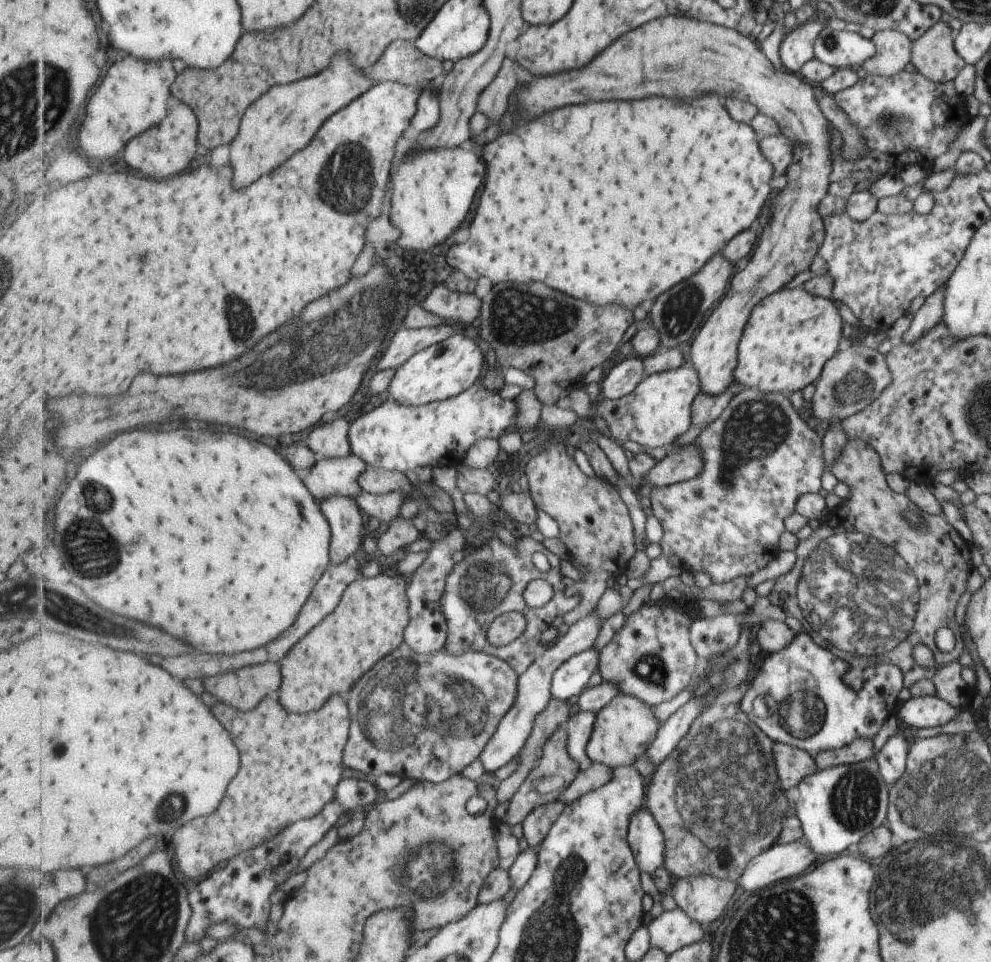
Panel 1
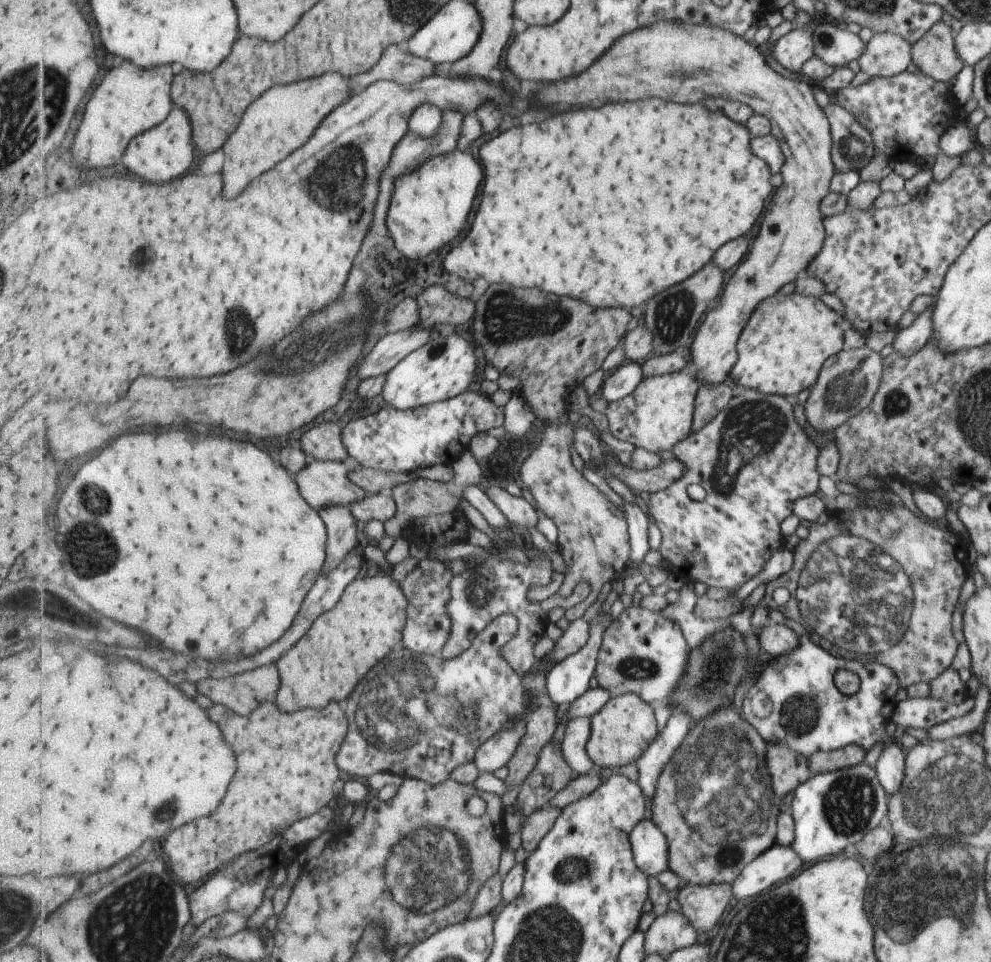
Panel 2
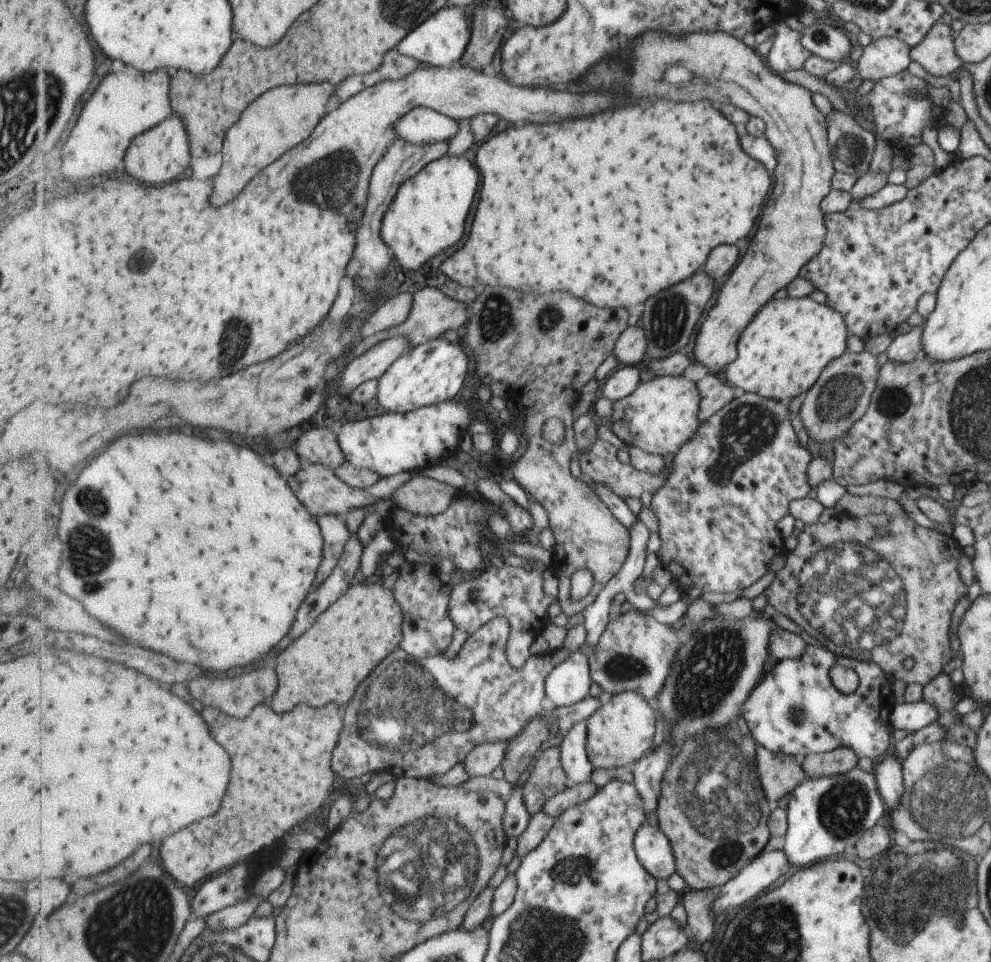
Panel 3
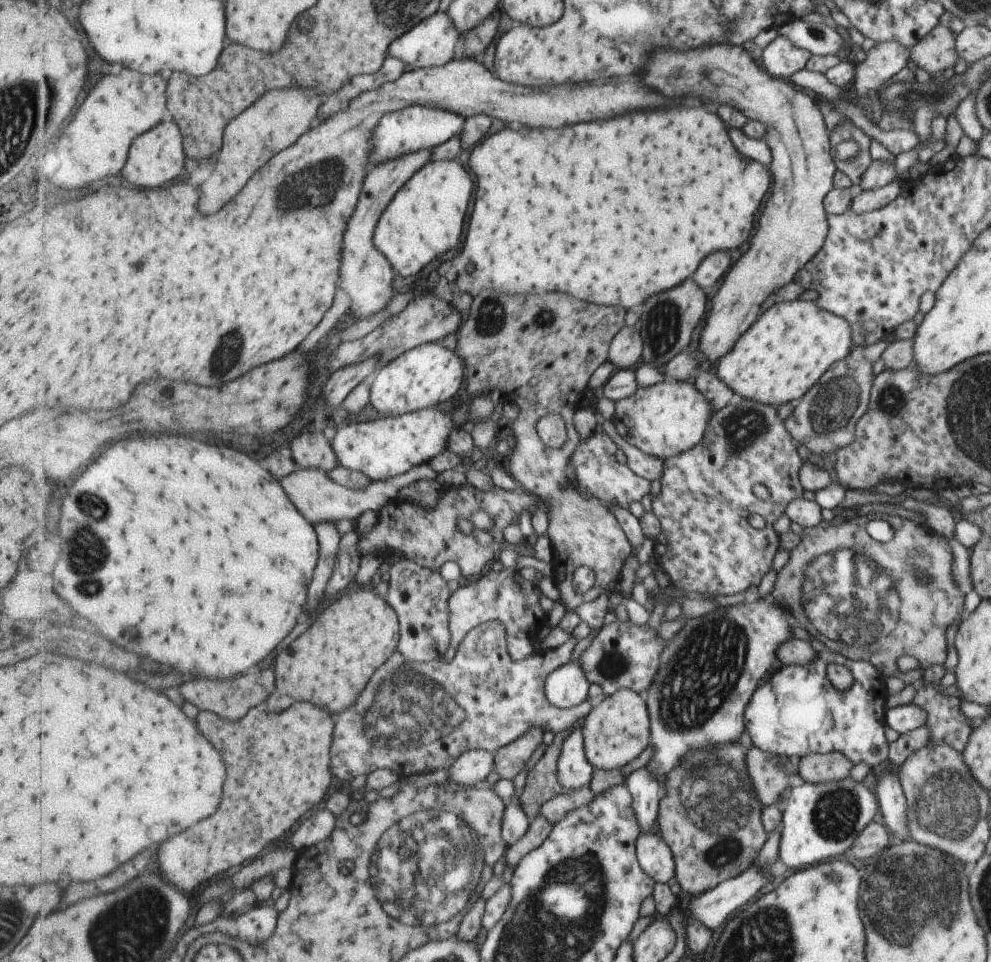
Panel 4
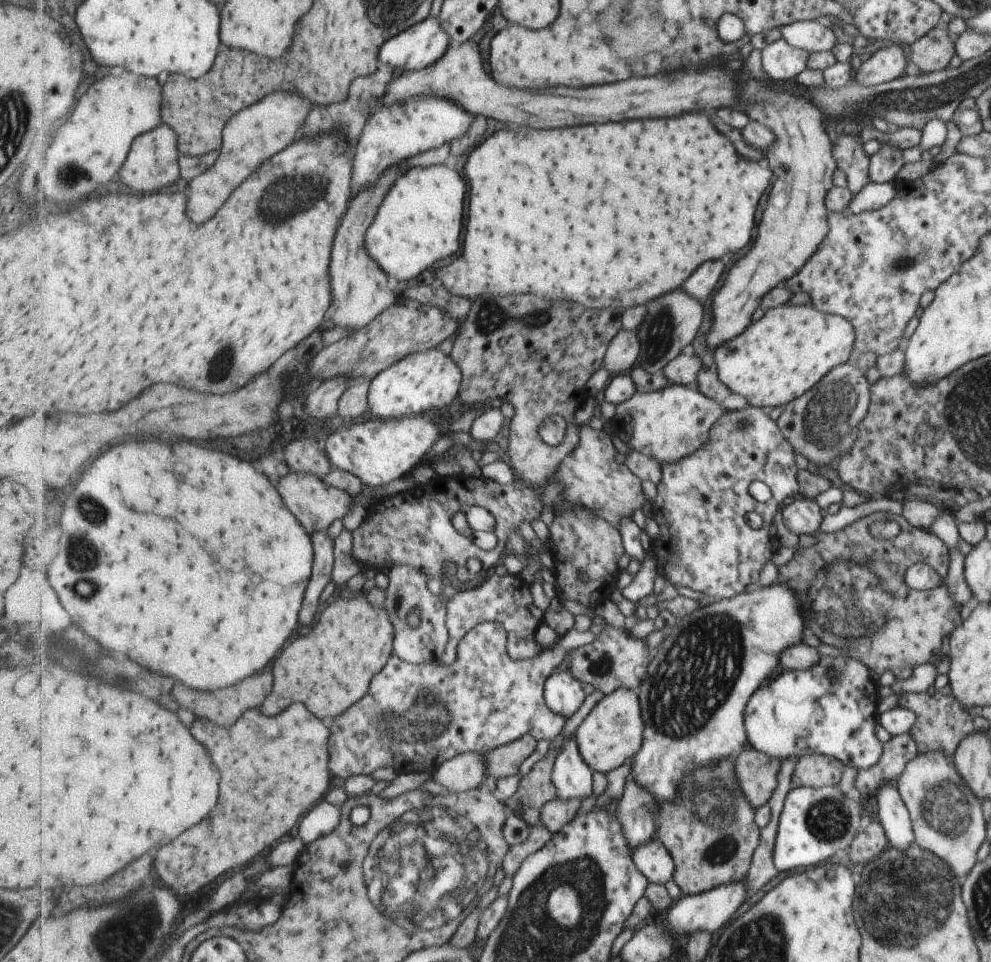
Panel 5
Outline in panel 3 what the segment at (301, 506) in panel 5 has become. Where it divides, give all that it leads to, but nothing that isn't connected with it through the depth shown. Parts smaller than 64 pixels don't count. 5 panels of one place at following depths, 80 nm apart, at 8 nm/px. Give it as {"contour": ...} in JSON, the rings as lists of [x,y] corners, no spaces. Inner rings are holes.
{"contour":[[[308,463],[292,476],[288,477],[289,484],[294,488],[301,502],[317,518],[326,514],[341,515],[345,518],[350,510],[375,504],[378,500],[392,498],[392,494],[409,479],[419,475],[418,472],[404,472],[392,477],[382,478],[371,488],[360,489],[346,483],[337,473],[337,469],[319,463]]]}

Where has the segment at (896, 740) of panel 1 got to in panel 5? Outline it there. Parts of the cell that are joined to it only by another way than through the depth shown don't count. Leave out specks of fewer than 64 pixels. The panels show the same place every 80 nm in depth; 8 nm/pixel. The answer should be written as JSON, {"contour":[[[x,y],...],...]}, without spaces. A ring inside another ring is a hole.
{"contour":[[[891,782],[883,784],[871,798],[874,819],[879,820],[885,836],[895,850],[907,850],[914,843],[911,822],[907,808],[901,801],[896,786]]]}

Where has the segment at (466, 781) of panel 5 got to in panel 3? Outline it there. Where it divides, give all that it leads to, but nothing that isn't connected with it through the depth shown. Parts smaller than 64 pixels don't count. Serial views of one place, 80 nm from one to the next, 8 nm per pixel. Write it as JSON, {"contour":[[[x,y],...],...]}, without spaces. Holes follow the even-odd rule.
{"contour":[[[489,742],[484,745],[477,746],[472,754],[469,754],[463,762],[463,768],[467,772],[469,778],[475,776],[489,781],[489,776],[493,770],[497,770],[505,756],[507,756],[508,742]]]}

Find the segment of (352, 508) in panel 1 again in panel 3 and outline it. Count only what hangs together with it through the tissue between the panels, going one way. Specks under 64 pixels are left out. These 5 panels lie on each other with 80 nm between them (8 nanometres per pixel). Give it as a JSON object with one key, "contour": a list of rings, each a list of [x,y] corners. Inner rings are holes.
{"contour":[[[326,514],[319,518],[321,530],[324,534],[324,561],[321,563],[316,578],[316,588],[323,584],[333,574],[334,568],[339,564],[343,551],[353,536],[347,521],[341,515]]]}

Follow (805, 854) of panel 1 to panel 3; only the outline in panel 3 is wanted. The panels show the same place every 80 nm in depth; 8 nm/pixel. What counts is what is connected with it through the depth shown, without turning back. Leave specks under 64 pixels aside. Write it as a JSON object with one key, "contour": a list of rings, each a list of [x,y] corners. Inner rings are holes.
{"contour":[[[780,847],[771,848],[770,851],[750,861],[736,877],[715,888],[717,898],[711,906],[713,914],[723,914],[727,912],[727,908],[739,906],[761,894],[765,888],[769,888],[769,884],[773,884],[781,876],[787,864],[789,862]]]}

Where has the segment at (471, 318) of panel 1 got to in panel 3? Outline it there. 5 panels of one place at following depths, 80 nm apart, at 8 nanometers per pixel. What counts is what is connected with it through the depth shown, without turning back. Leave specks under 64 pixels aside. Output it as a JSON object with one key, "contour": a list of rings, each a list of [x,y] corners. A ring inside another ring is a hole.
{"contour":[[[431,287],[420,290],[414,294],[413,308],[407,322],[404,322],[401,326],[390,328],[377,334],[371,334],[361,339],[358,342],[358,346],[354,347],[353,356],[359,357],[369,349],[372,349],[372,346],[375,346],[377,343],[393,337],[407,337],[412,346],[416,347],[428,340],[441,336],[441,334],[447,332],[447,330],[457,332],[457,328],[461,328],[461,326],[469,320],[467,306],[468,304],[463,304],[463,302],[449,298],[449,296],[443,292],[442,287]]]}

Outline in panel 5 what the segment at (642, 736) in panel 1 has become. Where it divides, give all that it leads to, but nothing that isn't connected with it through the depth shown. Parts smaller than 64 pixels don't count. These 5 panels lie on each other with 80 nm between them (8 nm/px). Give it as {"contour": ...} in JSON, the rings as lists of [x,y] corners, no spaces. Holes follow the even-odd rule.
{"contour":[[[621,688],[607,694],[583,720],[583,724],[576,731],[575,740],[579,744],[583,760],[594,772],[611,772],[623,766],[627,760],[633,759],[641,750],[645,733],[645,721],[641,712],[643,710],[638,693],[632,689]]]}

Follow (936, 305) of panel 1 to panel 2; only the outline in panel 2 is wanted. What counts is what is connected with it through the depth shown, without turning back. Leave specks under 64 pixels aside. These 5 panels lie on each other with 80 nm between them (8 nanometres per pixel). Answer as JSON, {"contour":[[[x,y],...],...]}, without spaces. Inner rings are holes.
{"contour":[[[927,308],[923,310],[923,314],[915,316],[908,328],[899,330],[891,344],[893,352],[907,358],[921,350],[931,337],[931,314],[932,308]]]}

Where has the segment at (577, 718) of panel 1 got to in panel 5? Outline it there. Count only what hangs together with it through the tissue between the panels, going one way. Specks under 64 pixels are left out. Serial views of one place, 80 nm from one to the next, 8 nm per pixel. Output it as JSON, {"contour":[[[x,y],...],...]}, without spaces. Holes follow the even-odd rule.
{"contour":[[[571,739],[556,759],[551,782],[563,800],[587,798],[593,794],[593,770],[583,760],[577,740]]]}

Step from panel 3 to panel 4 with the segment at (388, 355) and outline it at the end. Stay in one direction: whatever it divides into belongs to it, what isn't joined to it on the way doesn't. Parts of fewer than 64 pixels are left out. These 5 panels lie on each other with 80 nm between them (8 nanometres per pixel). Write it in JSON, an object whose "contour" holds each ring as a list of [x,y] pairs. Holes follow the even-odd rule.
{"contour":[[[379,356],[356,365],[345,366],[344,369],[332,373],[325,386],[321,388],[321,392],[325,394],[325,398],[331,406],[341,406],[341,402],[344,404],[348,394],[351,394],[359,384],[372,380],[384,366],[381,364]]]}

